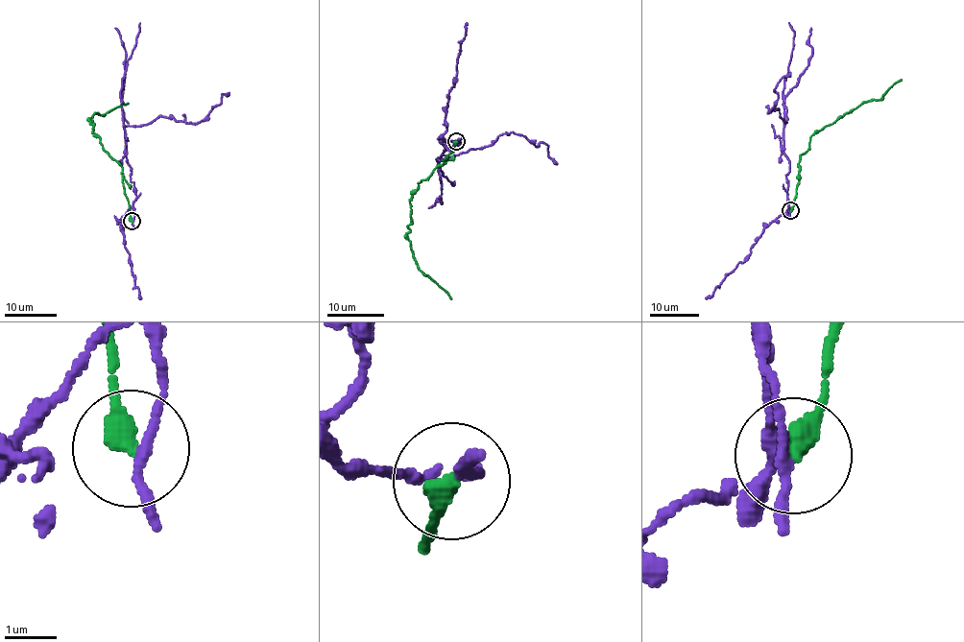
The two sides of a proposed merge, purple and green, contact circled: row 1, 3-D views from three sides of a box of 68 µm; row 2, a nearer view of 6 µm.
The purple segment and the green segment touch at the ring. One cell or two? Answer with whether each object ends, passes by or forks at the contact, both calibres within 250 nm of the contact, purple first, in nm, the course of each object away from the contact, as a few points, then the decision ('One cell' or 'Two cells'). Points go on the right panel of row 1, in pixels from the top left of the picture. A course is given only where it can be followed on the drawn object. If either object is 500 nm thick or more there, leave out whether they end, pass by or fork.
At the ring purple passes by. At the ring green ends. Thickness 170 nm (purple) against 440 nm. Course of purple: (790, 210), (786, 122), (779, 109), (767, 113), (778, 97), (774, 90), (790, 72). Course of green: (790, 210), (799, 184), (800, 156), (807, 150), (809, 138), (864, 102), (879, 100), (901, 80). Two cells

